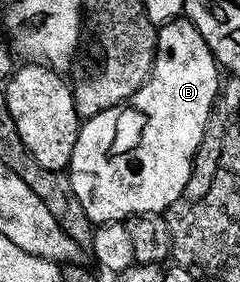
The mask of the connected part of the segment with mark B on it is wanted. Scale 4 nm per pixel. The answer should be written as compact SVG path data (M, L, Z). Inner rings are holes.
M179 16L173 18L171 22L164 22L158 26L156 56L150 69L150 77L146 79L144 85L133 94L129 102L124 102L121 106L113 106L96 116L85 119L78 127L78 139L72 148L68 173L72 180L72 192L76 192L76 197L84 207L84 212L88 212L88 220L92 224L125 222L135 214L162 214L173 202L179 201L185 195L194 153L200 144L200 136L204 136L204 124L208 120L210 110L216 105L217 98L214 97L218 94L218 74L220 75L220 67L214 60L213 52L208 48L208 44L204 44L204 36L200 36L200 32L190 23L189 18Z

